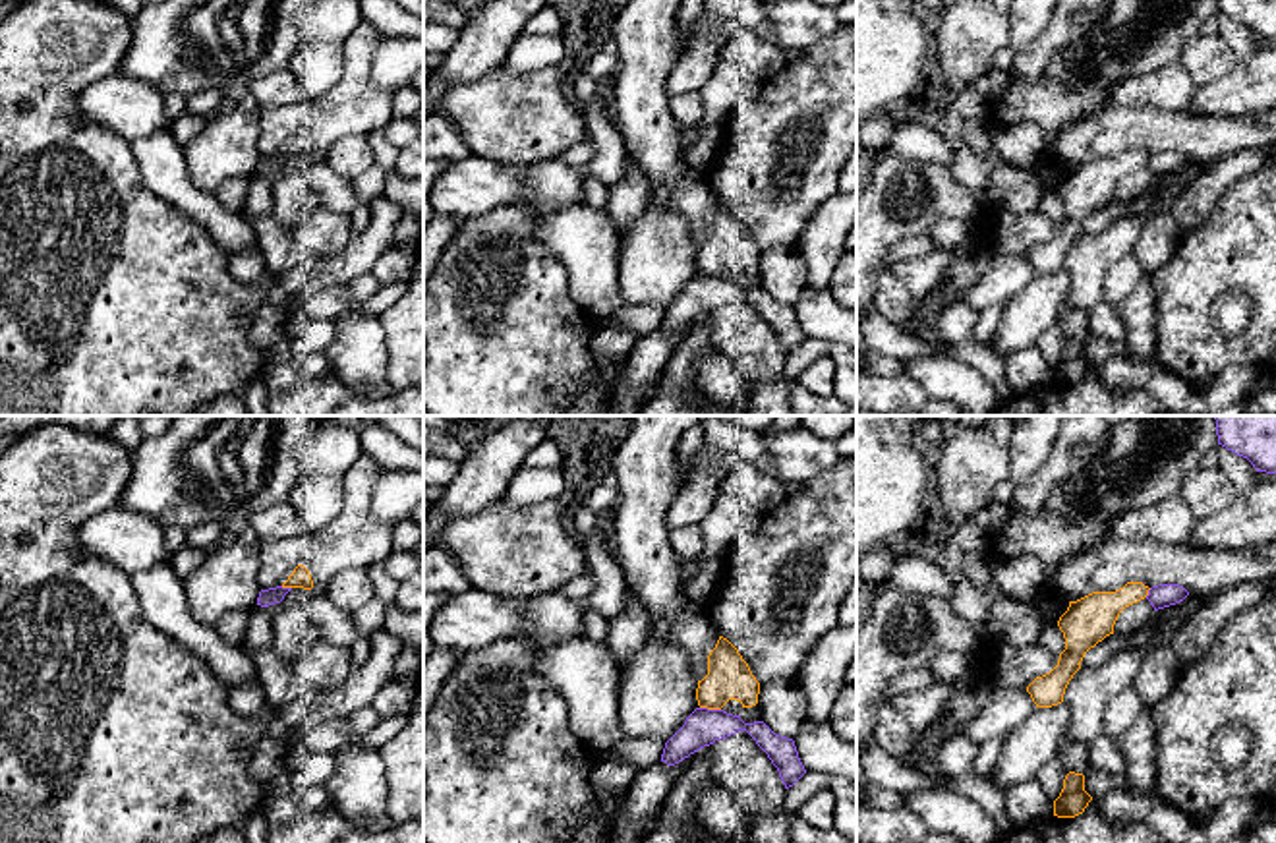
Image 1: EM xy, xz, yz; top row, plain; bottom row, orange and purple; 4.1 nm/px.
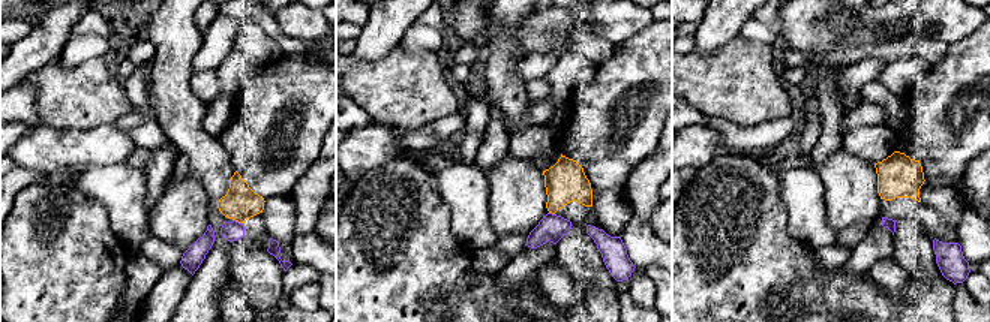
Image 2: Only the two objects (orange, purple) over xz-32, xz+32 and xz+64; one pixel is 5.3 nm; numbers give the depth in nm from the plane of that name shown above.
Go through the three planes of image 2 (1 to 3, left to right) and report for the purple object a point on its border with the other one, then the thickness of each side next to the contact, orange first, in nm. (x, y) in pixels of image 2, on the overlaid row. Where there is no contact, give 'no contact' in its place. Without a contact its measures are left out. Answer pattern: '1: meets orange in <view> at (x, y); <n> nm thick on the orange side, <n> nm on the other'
1: meets orange in xz-32 at (237, 220); 190 nm thick on the orange side, 110 nm on the other
2: meets orange in xz+32 at (552, 213); 220 nm thick on the orange side, 150 nm on the other
3: no contact

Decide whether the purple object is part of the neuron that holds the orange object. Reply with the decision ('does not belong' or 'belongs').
does not belong

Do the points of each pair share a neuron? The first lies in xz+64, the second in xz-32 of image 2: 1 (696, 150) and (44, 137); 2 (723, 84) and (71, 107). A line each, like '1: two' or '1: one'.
1: one
2: one

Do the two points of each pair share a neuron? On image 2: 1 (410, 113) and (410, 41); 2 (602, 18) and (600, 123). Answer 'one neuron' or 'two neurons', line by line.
1: two neurons
2: two neurons

